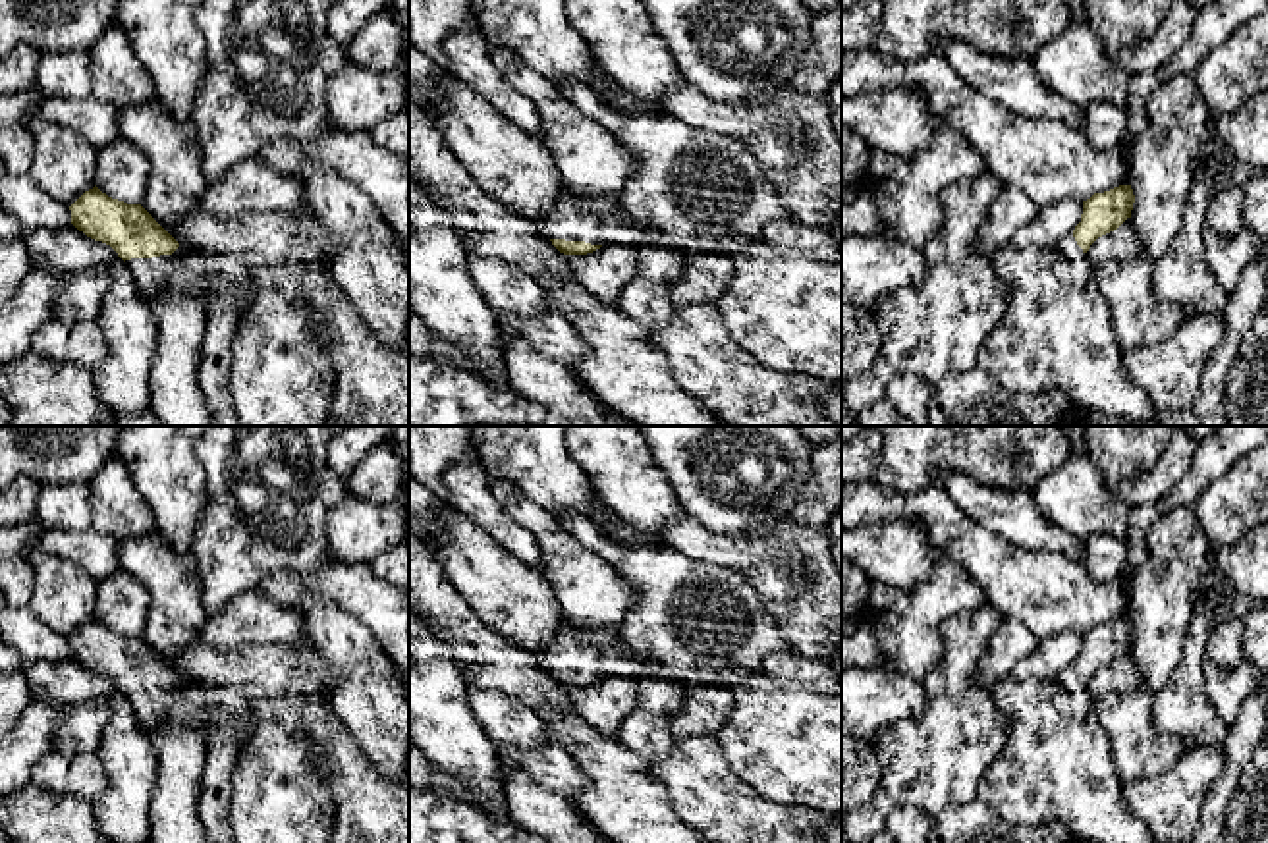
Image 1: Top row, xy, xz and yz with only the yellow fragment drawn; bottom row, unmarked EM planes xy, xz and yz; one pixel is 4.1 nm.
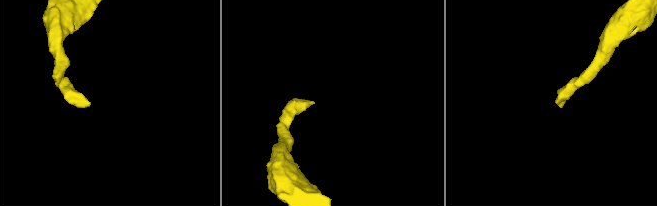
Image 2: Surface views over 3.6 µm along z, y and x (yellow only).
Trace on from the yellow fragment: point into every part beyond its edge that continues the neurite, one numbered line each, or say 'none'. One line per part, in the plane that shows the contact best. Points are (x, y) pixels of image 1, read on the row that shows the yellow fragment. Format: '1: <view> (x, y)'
1: xy (153, 276)

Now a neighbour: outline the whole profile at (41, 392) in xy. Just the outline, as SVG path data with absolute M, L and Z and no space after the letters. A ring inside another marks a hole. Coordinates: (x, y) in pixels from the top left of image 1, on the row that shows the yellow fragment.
M33 353L0 365L0 397L10 405L8 426L116 426L98 397L95 370Z

